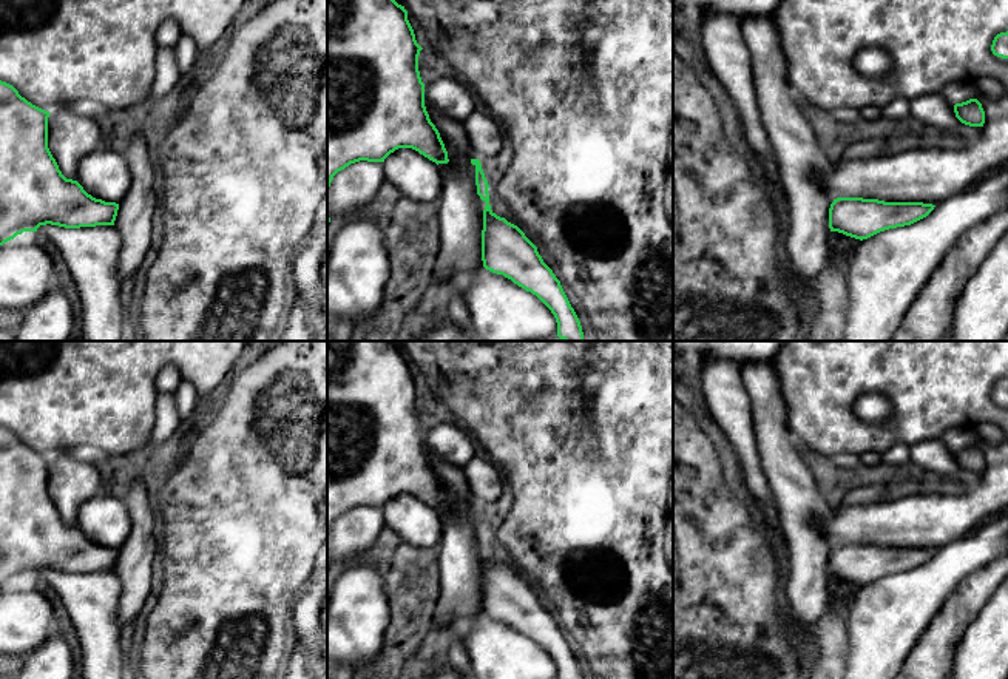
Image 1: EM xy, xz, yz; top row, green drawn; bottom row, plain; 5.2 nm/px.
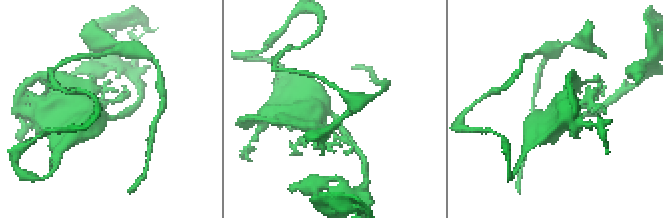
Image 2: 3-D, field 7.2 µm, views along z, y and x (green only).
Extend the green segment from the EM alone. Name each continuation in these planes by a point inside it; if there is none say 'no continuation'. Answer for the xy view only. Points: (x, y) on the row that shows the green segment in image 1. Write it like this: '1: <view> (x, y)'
1: xy (135, 216)

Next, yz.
1: yz (800, 159)

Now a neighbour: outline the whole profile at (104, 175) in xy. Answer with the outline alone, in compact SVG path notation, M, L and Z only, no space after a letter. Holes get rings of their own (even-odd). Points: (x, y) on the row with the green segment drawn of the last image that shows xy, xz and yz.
M99 148L80 159L76 181L93 198L119 204L130 188L131 174L123 154Z

